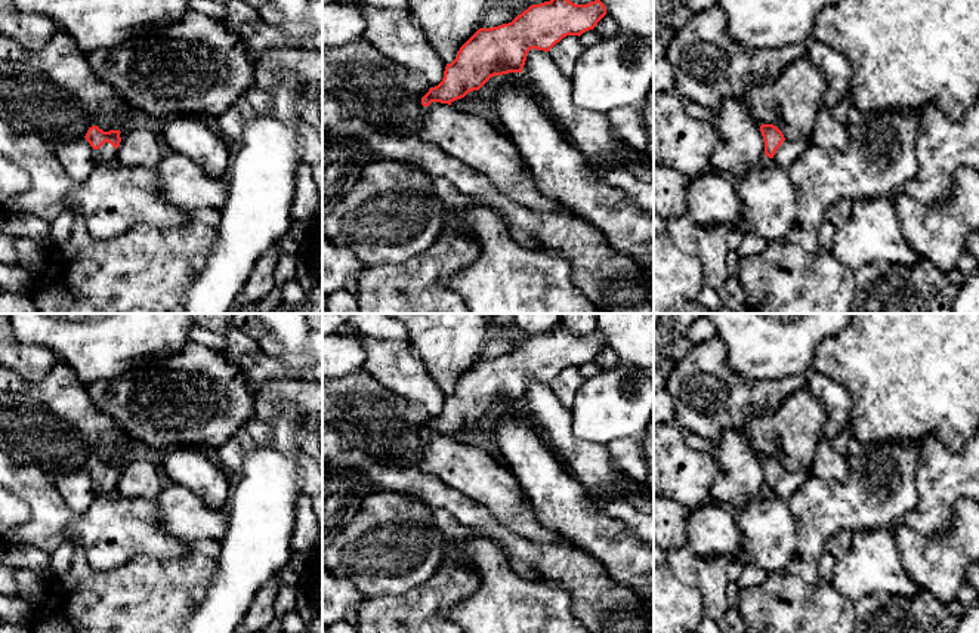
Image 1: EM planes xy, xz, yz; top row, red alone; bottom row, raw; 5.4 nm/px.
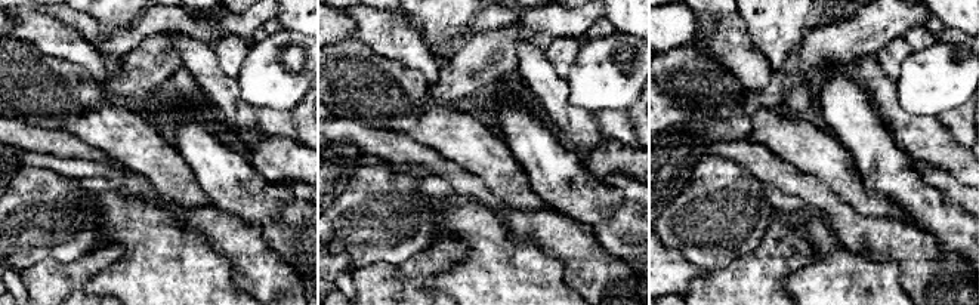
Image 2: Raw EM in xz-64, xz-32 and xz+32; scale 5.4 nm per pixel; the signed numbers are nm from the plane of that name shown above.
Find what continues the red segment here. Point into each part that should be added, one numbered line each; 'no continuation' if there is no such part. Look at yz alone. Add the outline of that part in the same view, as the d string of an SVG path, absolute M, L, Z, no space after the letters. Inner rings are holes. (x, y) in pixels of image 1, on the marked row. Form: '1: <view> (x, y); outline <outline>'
1: yz (790, 150); outline M785 139L776 149L773 161L779 167L788 169L807 146L810 146L809 139Z

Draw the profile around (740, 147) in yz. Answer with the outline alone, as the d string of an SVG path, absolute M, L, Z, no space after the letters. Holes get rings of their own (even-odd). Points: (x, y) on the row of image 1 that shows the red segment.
M725 99L711 120L719 136L711 155L713 170L739 180L765 161L760 127L750 120L741 99Z

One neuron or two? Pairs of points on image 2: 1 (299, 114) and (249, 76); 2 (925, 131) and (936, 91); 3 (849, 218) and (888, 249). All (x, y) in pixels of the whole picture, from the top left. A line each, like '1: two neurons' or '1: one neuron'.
1: two neurons
2: two neurons
3: one neuron

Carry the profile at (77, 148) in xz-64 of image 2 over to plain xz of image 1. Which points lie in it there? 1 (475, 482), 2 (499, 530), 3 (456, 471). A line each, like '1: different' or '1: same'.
1: different
2: same
3: different

